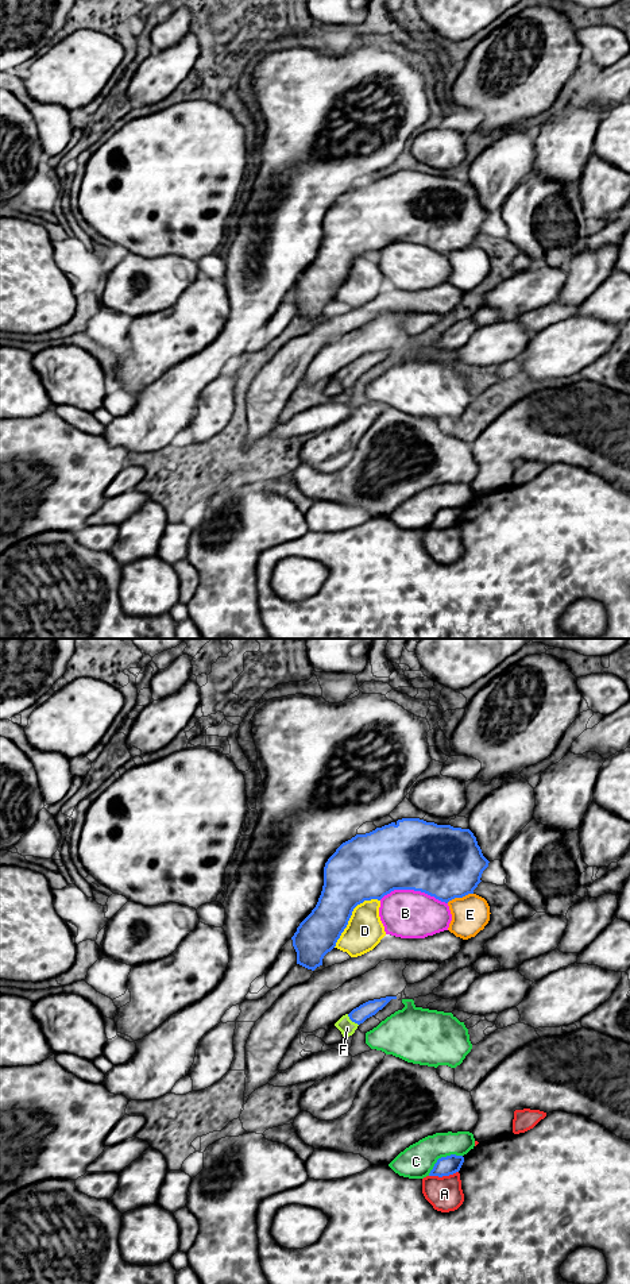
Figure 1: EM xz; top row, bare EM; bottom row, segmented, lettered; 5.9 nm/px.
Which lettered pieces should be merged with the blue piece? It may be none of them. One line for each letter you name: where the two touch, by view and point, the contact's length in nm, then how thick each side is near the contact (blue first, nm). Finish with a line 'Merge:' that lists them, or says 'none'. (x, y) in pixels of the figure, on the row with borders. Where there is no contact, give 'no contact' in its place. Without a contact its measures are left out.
F: xz (352, 1021) | 100 nm | 90/90 nm
Merge: F

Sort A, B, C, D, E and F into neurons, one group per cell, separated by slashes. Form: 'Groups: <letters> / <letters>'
Groups: A / B / C / D / E / F

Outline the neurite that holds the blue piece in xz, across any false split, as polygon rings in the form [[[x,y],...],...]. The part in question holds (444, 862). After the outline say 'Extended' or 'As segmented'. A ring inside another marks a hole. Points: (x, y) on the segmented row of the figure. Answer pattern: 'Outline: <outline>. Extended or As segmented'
Outline: [[[402,818],[370,833],[356,834],[325,863],[318,902],[291,937],[297,964],[312,971],[322,965],[324,956],[336,946],[353,909],[364,901],[380,901],[394,890],[414,890],[448,903],[474,894],[488,863],[469,829],[420,818]]]. As segmented

